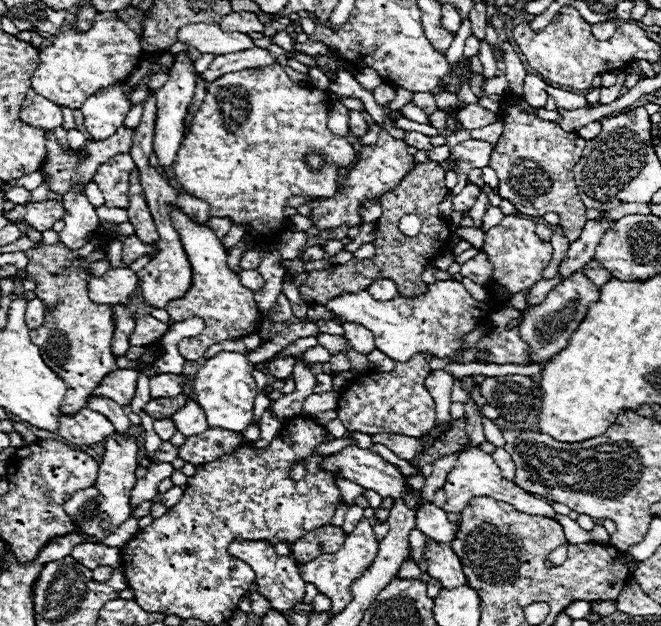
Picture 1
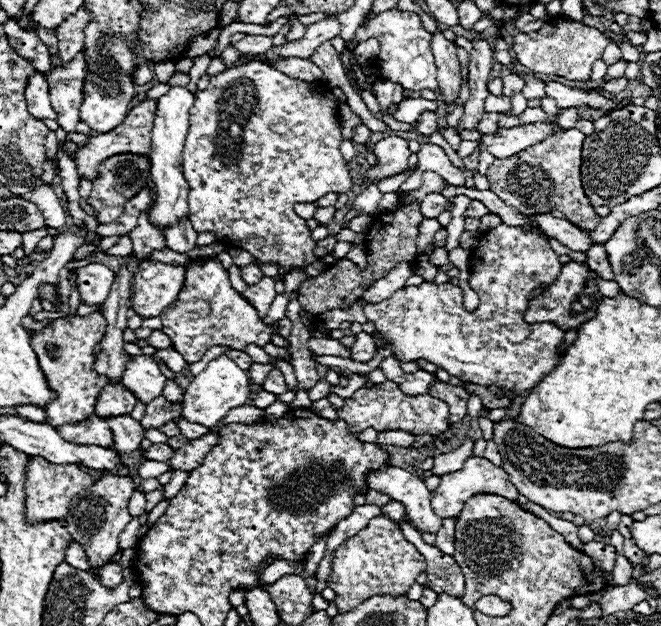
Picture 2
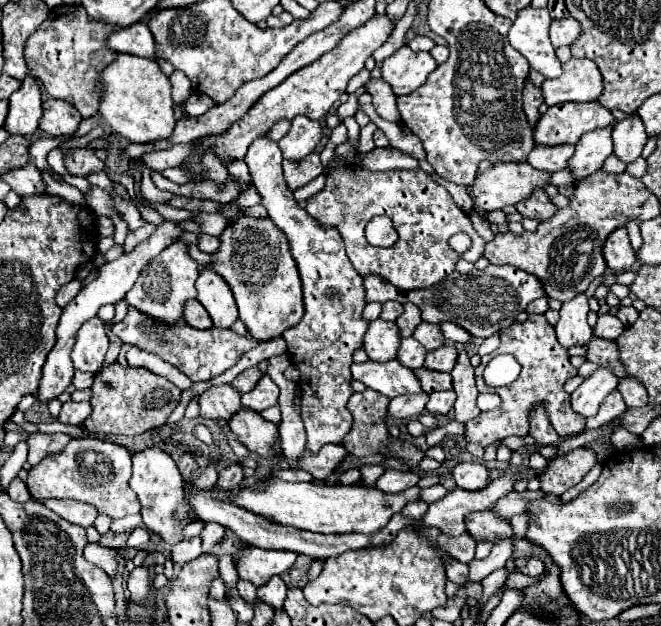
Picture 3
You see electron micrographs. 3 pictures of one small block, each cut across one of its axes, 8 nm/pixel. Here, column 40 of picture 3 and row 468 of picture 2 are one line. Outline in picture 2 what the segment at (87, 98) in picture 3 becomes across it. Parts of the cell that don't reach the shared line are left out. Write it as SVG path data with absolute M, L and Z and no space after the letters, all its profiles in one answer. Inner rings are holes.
M32 456L26 466L26 480L24 480L24 494L26 494L26 522L50 522L50 520L64 520L70 500L92 484L92 476L78 464L52 464L42 456Z

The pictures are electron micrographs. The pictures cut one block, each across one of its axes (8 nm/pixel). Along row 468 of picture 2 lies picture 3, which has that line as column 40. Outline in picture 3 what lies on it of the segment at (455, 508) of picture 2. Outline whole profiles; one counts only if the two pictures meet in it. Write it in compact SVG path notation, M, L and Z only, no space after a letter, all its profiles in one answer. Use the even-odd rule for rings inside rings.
M70 440L62 452L50 454L48 458L42 458L36 466L30 468L26 486L32 494L32 498L38 502L46 502L50 498L72 498L72 500L80 500L80 502L96 502L96 508L100 514L106 514L110 518L124 518L128 514L140 512L138 498L132 492L132 488L128 486L130 464L132 464L130 454L118 444L110 444L110 442L102 442L102 440Z

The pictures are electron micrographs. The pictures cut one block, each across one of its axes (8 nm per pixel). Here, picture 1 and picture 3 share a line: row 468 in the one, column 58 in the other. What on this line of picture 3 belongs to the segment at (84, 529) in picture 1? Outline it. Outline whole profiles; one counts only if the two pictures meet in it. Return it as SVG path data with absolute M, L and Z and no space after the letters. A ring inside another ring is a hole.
M50 98L44 102L40 130L44 130L50 136L70 136L78 130L80 120L82 120L82 116L72 104Z

